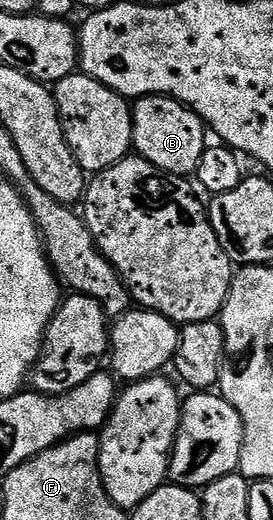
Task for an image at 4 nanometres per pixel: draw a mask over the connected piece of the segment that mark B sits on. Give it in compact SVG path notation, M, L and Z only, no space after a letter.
M142 96L131 109L132 143L138 155L171 176L191 177L206 147L206 125L199 114L170 96Z

